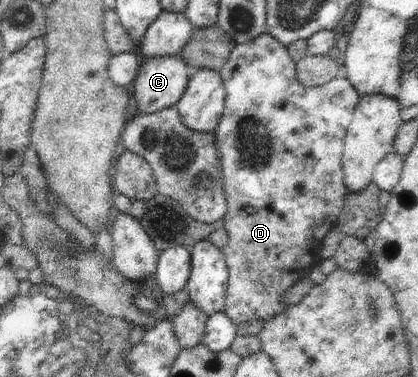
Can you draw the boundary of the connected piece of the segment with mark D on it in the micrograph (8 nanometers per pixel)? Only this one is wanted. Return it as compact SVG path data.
M264 33L252 41L236 44L226 65L223 65L223 68L219 71L227 93L222 119L214 131L215 145L219 152L217 156L219 157L223 173L223 190L227 201L227 210L225 215L222 216L222 223L224 223L228 239L221 250L226 258L229 282L226 288L225 310L223 312L230 318L230 321L234 322L235 326L248 322L262 322L266 325L287 307L290 307L282 301L284 293L294 283L300 281L301 277L308 277L308 274L322 263L323 259L320 257L322 241L326 237L326 231L337 226L338 216L342 211L345 197L348 194L343 182L341 157L344 149L344 138L352 121L355 107L358 105L361 97L348 81L348 78L334 78L321 86L304 87L298 81L296 66L297 63L290 57L287 46L280 43L272 35Z

